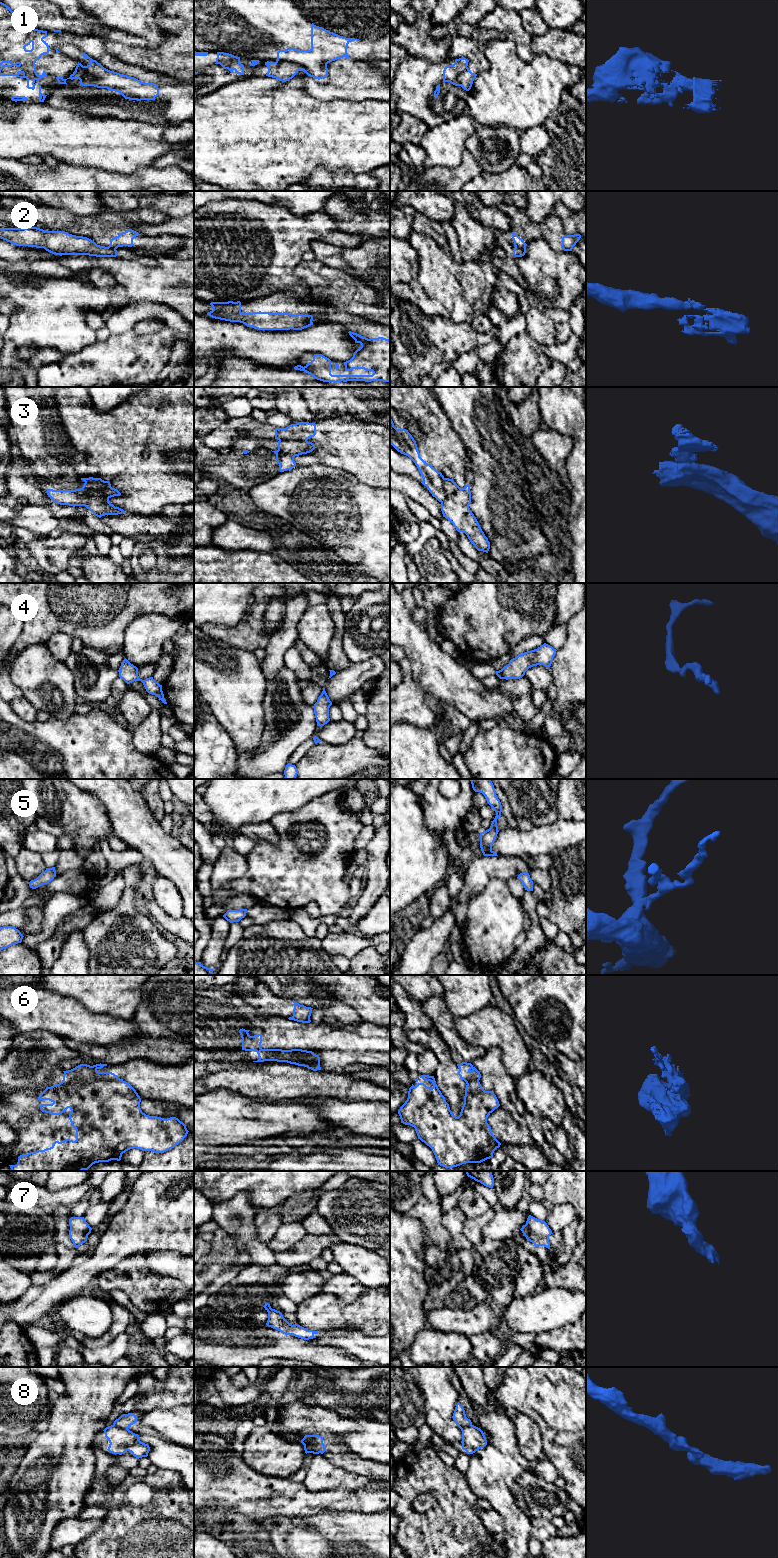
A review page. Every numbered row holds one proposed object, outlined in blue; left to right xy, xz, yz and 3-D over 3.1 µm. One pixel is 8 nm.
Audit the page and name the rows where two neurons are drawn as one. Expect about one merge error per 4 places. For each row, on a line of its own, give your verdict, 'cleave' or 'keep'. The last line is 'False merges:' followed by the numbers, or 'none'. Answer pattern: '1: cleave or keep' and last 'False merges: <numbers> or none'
1: cleave
2: cleave
3: cleave
4: keep
5: keep
6: cleave
7: keep
8: cleave
False merges: 1, 2, 3, 6, 8

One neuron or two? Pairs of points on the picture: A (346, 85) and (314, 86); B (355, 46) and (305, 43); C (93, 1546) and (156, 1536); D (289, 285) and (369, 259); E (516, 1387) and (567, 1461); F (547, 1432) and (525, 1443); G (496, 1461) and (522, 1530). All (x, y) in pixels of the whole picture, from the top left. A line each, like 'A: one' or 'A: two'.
A: one
B: one
C: one
D: two
E: one
F: two
G: one

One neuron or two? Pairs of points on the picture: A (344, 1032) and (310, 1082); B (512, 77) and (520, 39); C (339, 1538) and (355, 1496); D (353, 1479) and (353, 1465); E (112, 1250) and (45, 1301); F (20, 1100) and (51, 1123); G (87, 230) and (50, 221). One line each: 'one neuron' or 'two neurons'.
A: two neurons
B: two neurons
C: two neurons
D: two neurons
E: one neuron
F: one neuron
G: one neuron

